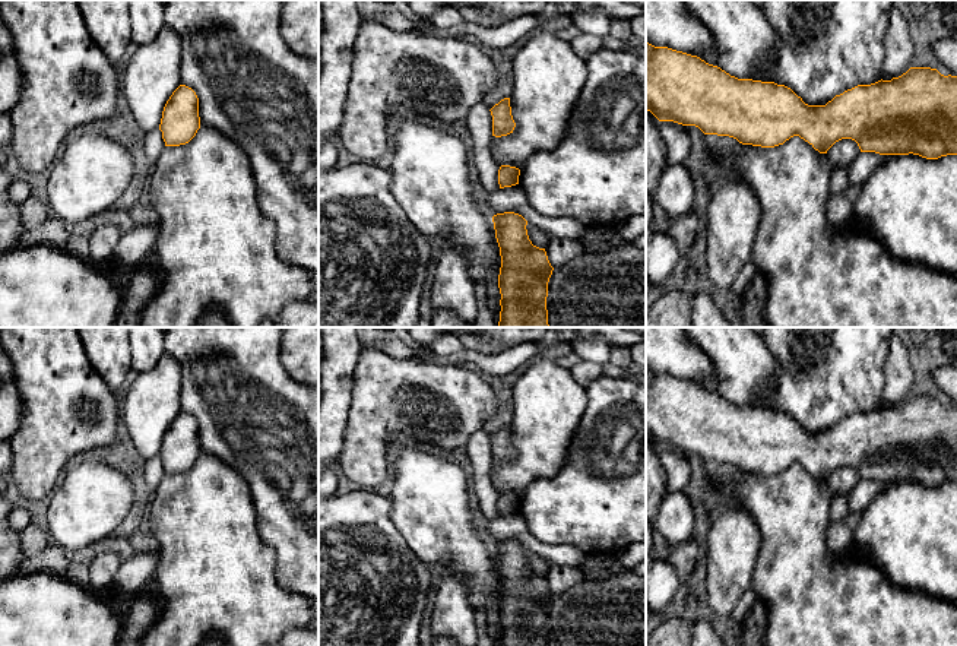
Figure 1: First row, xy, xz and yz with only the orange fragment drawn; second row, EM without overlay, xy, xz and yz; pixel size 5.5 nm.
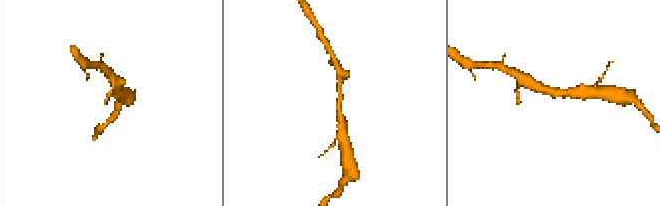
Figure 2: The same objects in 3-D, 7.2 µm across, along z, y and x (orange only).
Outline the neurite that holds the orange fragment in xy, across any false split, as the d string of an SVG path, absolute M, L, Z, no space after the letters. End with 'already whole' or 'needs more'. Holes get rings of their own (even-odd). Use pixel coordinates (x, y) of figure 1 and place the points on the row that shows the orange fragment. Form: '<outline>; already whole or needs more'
M180 85L167 101L159 130L165 146L188 143L200 129L199 98L196 92Z; already whole

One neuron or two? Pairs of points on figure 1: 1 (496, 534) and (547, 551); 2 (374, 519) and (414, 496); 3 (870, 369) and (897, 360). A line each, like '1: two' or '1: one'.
1: one
2: two
3: two

